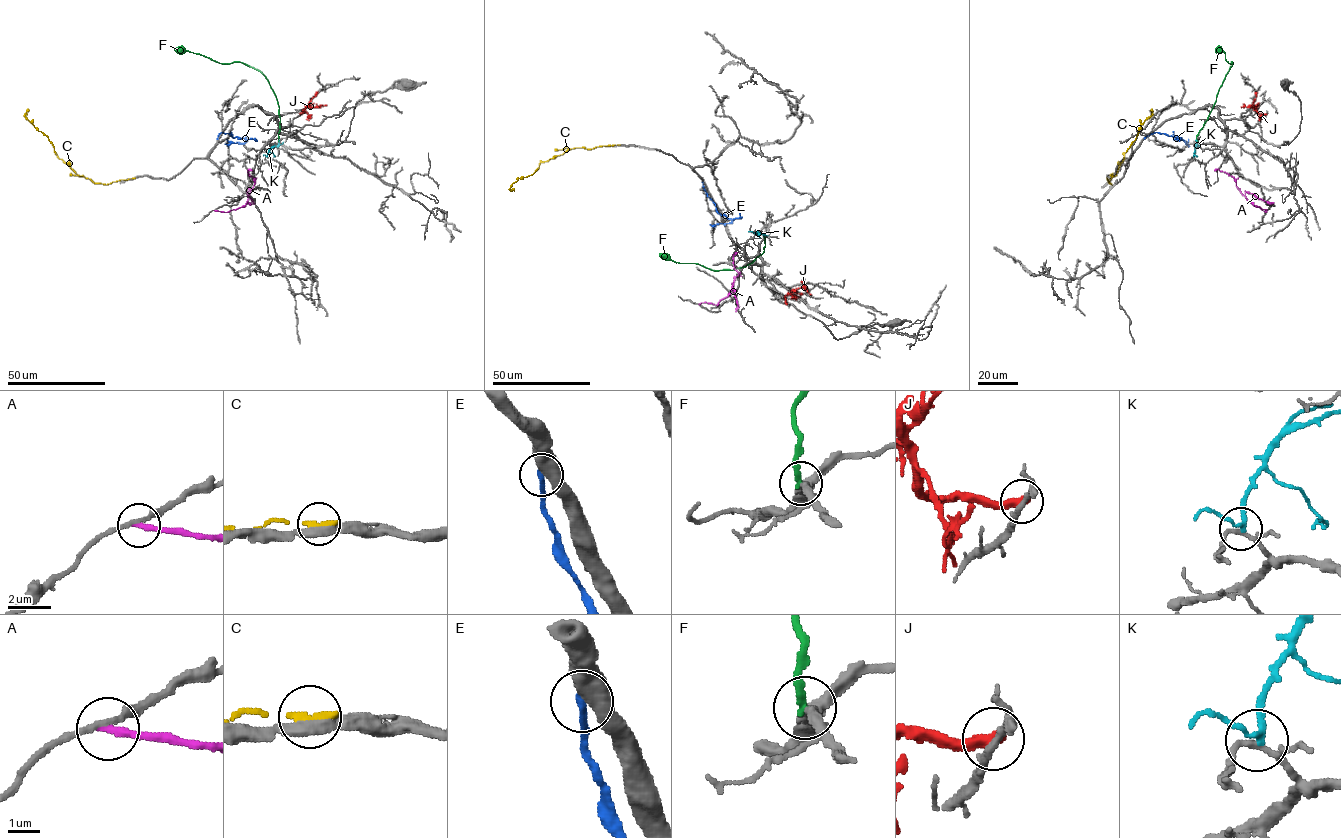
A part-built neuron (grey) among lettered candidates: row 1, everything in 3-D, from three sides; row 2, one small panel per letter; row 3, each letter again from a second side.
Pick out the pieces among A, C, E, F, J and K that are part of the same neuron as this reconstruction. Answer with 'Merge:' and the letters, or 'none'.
Merge: none

